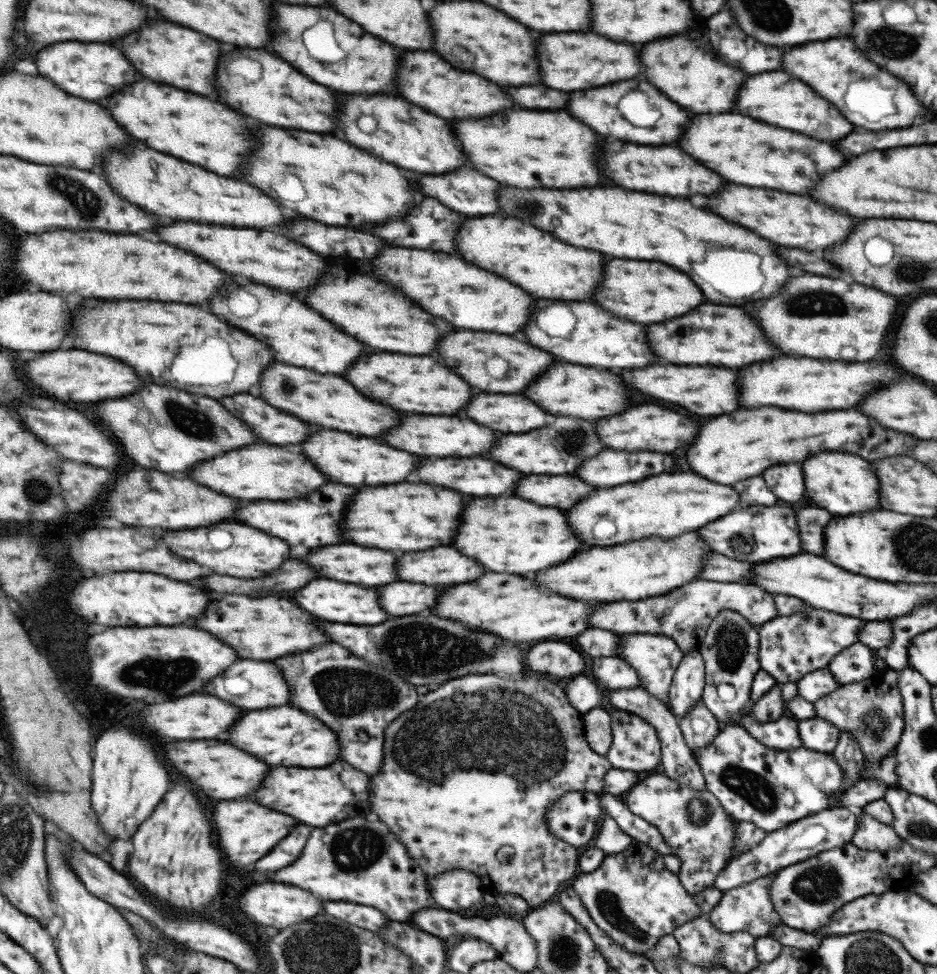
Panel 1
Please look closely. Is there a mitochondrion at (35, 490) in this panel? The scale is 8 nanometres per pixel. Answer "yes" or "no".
yes

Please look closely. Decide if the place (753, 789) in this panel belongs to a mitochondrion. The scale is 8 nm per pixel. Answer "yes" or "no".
yes

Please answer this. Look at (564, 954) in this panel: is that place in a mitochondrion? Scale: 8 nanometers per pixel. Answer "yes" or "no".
yes

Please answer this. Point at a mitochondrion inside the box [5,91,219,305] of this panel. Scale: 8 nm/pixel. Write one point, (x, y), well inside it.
(73, 190)

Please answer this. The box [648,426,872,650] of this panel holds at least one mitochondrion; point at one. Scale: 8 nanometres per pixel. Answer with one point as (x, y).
(687, 548)

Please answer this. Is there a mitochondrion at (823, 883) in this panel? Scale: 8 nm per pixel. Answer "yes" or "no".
yes

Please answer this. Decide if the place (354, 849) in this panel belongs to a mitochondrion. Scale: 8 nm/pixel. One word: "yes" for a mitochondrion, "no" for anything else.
yes

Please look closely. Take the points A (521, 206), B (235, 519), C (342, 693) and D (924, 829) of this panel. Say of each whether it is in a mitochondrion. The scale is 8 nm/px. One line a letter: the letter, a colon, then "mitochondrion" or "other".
A: mitochondrion
B: other
C: mitochondrion
D: mitochondrion

